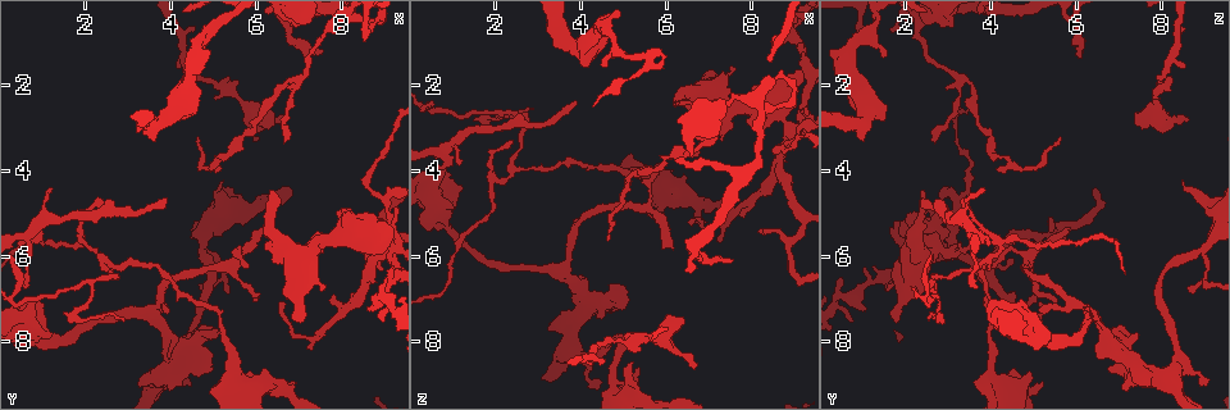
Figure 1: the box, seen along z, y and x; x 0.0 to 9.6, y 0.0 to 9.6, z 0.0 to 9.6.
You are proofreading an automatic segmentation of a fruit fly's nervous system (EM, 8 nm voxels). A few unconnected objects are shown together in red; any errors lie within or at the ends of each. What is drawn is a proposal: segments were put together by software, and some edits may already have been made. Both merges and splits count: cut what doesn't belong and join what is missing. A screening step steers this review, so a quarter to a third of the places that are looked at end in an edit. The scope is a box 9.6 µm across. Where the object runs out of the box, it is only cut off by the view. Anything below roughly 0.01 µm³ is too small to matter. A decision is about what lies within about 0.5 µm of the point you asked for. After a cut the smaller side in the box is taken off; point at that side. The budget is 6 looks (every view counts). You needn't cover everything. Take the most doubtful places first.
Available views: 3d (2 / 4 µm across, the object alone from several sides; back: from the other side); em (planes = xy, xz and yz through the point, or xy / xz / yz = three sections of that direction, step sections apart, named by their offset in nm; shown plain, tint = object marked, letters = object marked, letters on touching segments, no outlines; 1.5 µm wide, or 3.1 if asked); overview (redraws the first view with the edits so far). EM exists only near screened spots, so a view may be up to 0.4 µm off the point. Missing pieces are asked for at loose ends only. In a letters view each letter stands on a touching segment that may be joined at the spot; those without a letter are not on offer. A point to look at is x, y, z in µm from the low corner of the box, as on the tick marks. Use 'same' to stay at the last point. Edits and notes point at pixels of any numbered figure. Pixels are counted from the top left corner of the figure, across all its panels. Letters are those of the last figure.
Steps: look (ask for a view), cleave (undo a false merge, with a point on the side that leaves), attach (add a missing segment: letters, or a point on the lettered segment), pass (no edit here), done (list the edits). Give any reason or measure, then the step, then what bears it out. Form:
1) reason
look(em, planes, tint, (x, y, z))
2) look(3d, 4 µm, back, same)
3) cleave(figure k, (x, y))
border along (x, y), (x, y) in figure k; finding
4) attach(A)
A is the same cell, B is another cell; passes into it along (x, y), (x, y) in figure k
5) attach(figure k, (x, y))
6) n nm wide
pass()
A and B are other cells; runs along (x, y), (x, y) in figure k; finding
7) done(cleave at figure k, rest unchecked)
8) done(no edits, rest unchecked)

thin end
look(3d, 4 µm, (3.90, 4.75, 2.40))

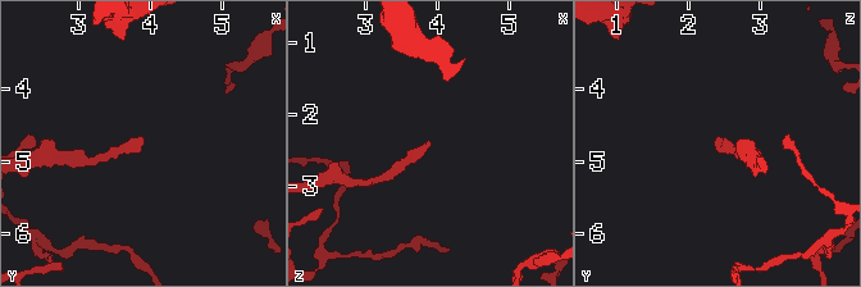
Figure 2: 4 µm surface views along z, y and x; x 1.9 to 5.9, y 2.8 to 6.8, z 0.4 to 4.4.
look(em, planes, plain, (3.90, 4.80, 2.35))

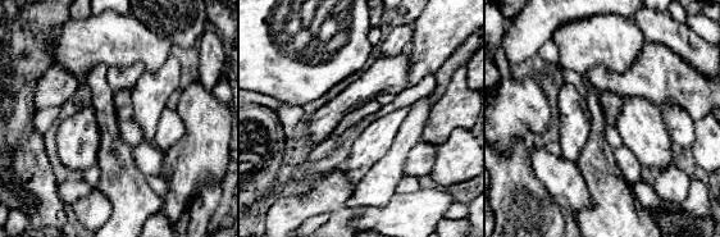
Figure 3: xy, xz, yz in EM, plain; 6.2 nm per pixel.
look(em, planes, letters, same)

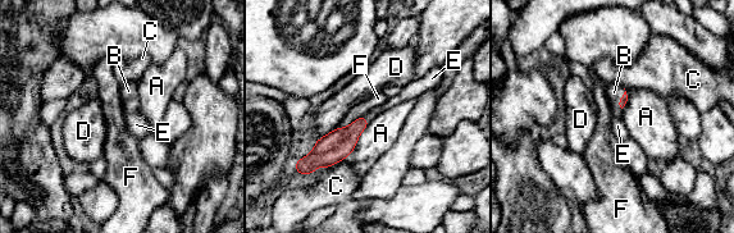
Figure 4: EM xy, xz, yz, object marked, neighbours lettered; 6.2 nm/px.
attach(B)
B is the same cell, A, C, D, E and F are other cells; passes into it along (337, 145), (366, 119), (373, 113) in figure 4; it goes on there

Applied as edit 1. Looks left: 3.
free end
look(em, yz, step 8, tint, (7.10, 7.60, 1.80))

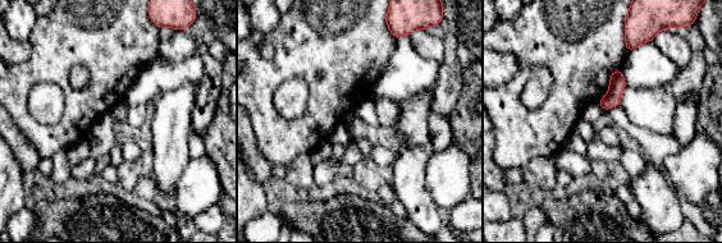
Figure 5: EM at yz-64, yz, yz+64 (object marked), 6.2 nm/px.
another direction
look(em, planes, letters, same)

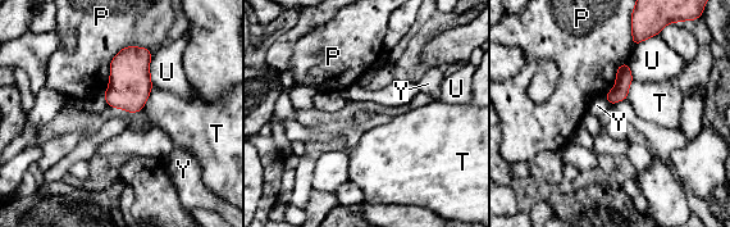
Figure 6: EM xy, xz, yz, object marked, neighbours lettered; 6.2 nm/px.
pass()
P, T, U and Y are other cells; border along (153, 87), (142, 108) in figure 6; none of them fits

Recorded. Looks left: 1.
thin end
look(em, planes, letters, (8.70, 0.75, 1.70))

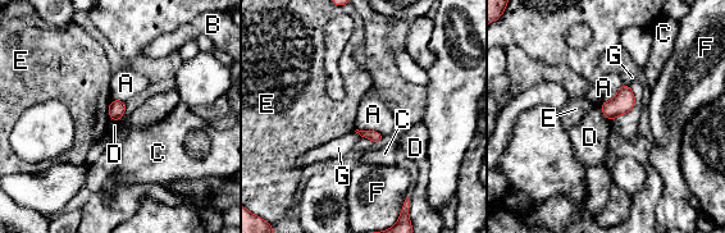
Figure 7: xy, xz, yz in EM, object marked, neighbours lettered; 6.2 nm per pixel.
100 nm wide
pass()
A, B, C, D, E, F and G are other cells; border along (600, 105), (601, 113), (610, 122) in figure 7; no lettered segment goes on from it

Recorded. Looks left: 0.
done(attach at figure 4, rest unchecked)

